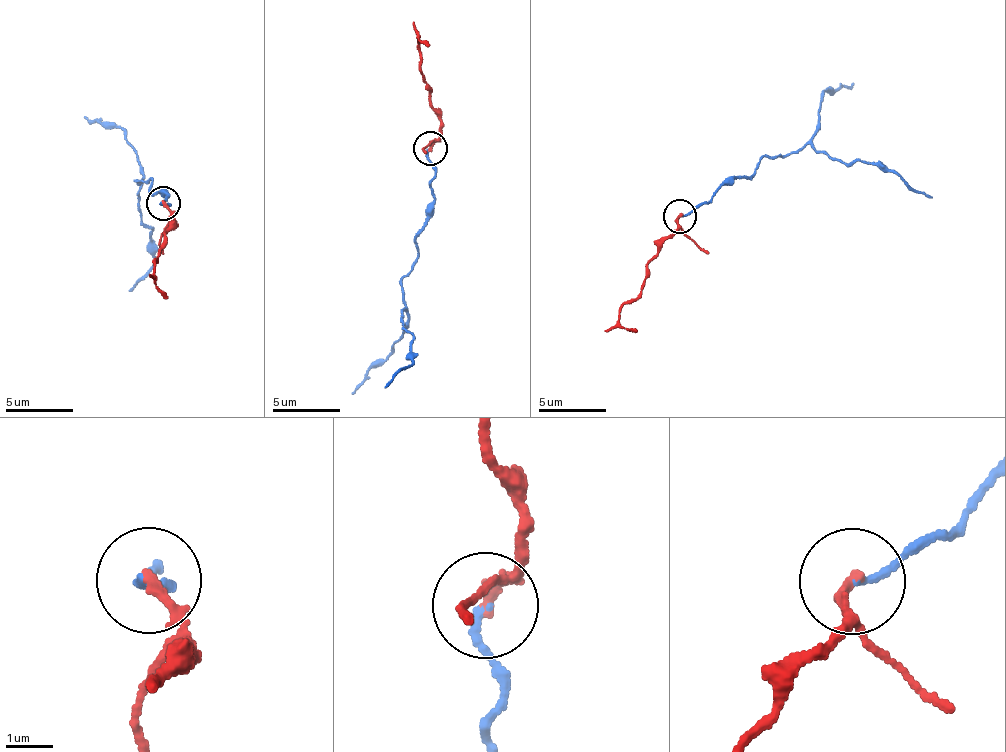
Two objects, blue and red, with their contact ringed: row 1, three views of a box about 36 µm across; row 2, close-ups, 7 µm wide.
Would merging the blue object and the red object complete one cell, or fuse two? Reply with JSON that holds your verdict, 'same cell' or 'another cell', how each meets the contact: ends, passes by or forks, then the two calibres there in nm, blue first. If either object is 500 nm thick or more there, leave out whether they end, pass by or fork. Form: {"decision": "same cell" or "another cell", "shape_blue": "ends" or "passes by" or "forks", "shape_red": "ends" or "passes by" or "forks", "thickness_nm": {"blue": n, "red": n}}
{"decision": "same cell", "shape_blue": "ends", "shape_red": "ends", "thickness_nm": {"blue": 160, "red": 240}}

